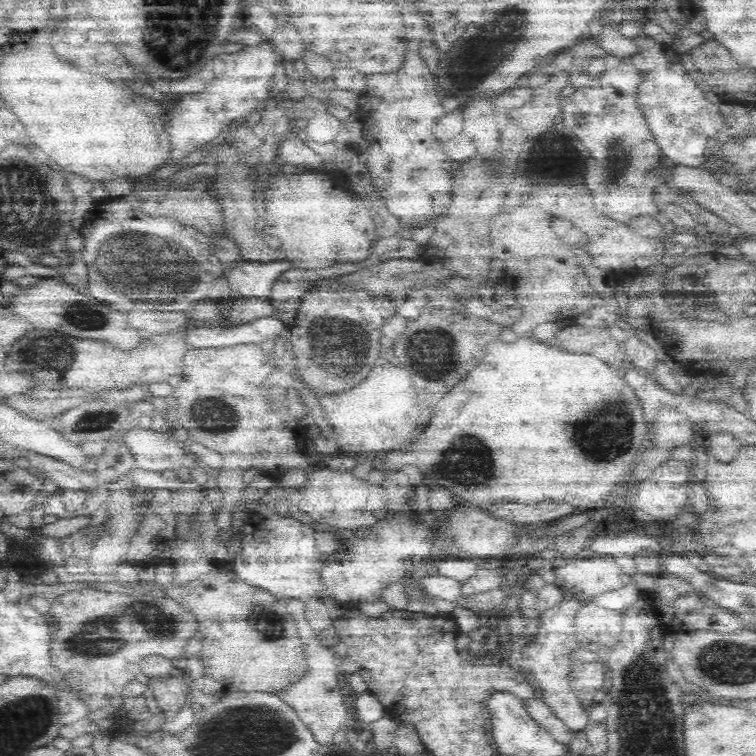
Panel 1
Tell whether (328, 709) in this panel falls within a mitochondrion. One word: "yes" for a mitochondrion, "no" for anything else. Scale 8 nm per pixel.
no

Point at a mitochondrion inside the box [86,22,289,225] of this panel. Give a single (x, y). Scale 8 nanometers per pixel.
(181, 51)

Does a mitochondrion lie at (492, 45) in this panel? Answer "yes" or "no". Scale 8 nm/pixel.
yes

